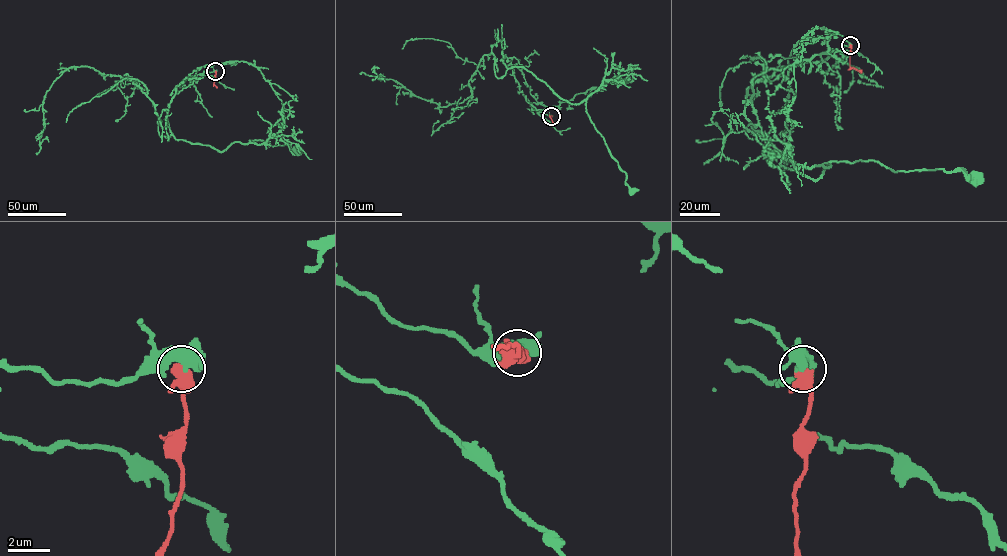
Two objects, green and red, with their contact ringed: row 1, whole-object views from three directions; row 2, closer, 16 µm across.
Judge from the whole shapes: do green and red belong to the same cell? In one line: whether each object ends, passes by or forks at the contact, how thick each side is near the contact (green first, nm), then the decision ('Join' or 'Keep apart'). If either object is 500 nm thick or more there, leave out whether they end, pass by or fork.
At the ring green forks. At the ring red passes by. Thickness 400 nm (green) against 480 nm. Keep apart

